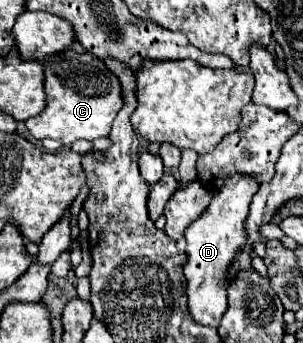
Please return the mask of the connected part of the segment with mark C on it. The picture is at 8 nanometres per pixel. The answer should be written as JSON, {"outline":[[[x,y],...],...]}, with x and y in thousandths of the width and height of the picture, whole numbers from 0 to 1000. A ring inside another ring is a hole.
{"outline":[[[231,140],[158,163],[145,175],[145,210],[158,309],[125,338],[86,350],[86,373],[119,408],[172,402],[231,426],[264,402],[317,408],[363,391],[363,362],[403,315],[403,251],[337,175]]]}

